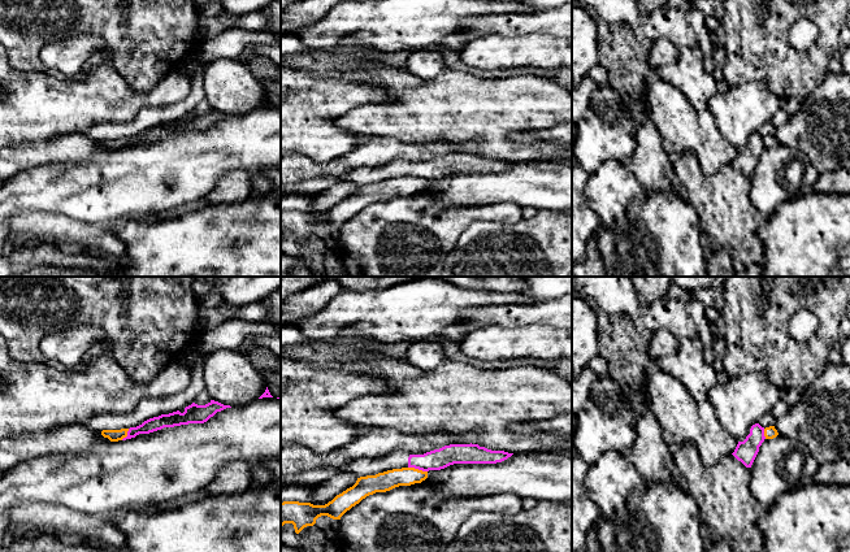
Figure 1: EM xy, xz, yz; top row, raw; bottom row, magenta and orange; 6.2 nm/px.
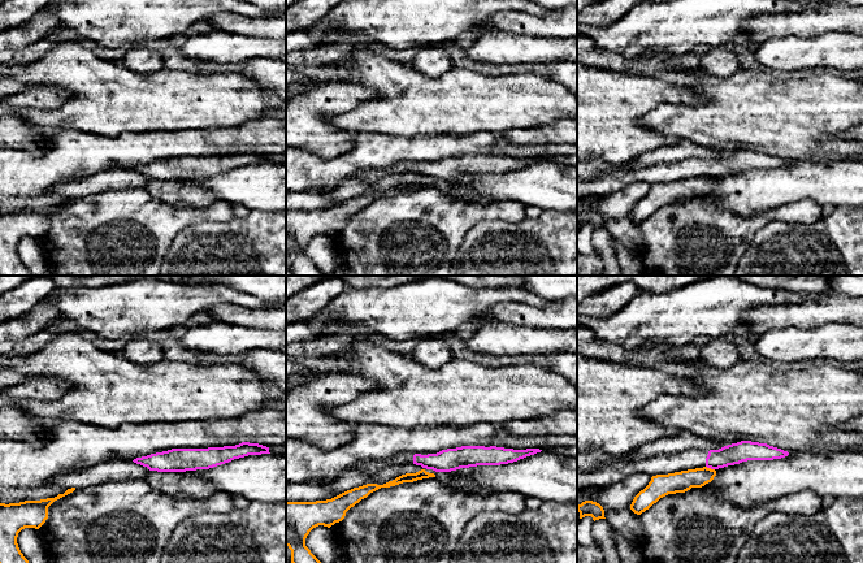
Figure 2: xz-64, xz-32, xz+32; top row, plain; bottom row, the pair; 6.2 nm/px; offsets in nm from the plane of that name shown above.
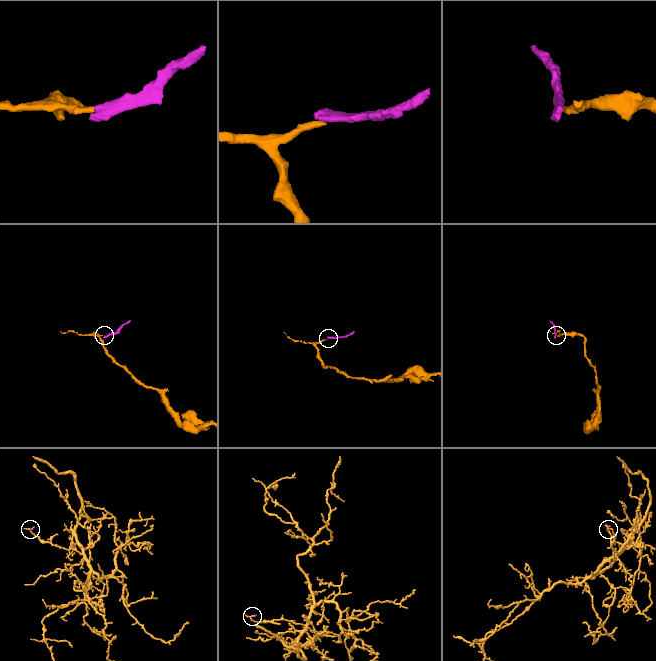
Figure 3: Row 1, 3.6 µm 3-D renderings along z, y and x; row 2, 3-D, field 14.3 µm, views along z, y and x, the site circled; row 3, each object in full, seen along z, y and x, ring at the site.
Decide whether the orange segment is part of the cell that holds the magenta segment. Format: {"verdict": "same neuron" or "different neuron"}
{"verdict": "different neuron"}

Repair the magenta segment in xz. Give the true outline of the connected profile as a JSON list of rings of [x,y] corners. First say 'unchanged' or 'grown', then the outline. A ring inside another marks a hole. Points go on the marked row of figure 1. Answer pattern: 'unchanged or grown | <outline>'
grown | [[[450,444],[424,455],[393,452],[376,460],[363,458],[329,470],[330,474],[348,471],[357,478],[376,475],[393,469],[415,468],[422,471],[441,470],[454,464],[496,464],[513,453],[491,451],[478,444]]]

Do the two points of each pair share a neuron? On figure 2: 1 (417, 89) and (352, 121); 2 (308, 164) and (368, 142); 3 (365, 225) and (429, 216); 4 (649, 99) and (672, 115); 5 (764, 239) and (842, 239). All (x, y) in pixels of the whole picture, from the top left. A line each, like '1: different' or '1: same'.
1: same
2: same
3: same
4: different
5: same

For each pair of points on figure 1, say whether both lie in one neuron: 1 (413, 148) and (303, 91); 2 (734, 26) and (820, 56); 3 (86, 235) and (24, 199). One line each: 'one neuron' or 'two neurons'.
1: two neurons
2: one neuron
3: two neurons

